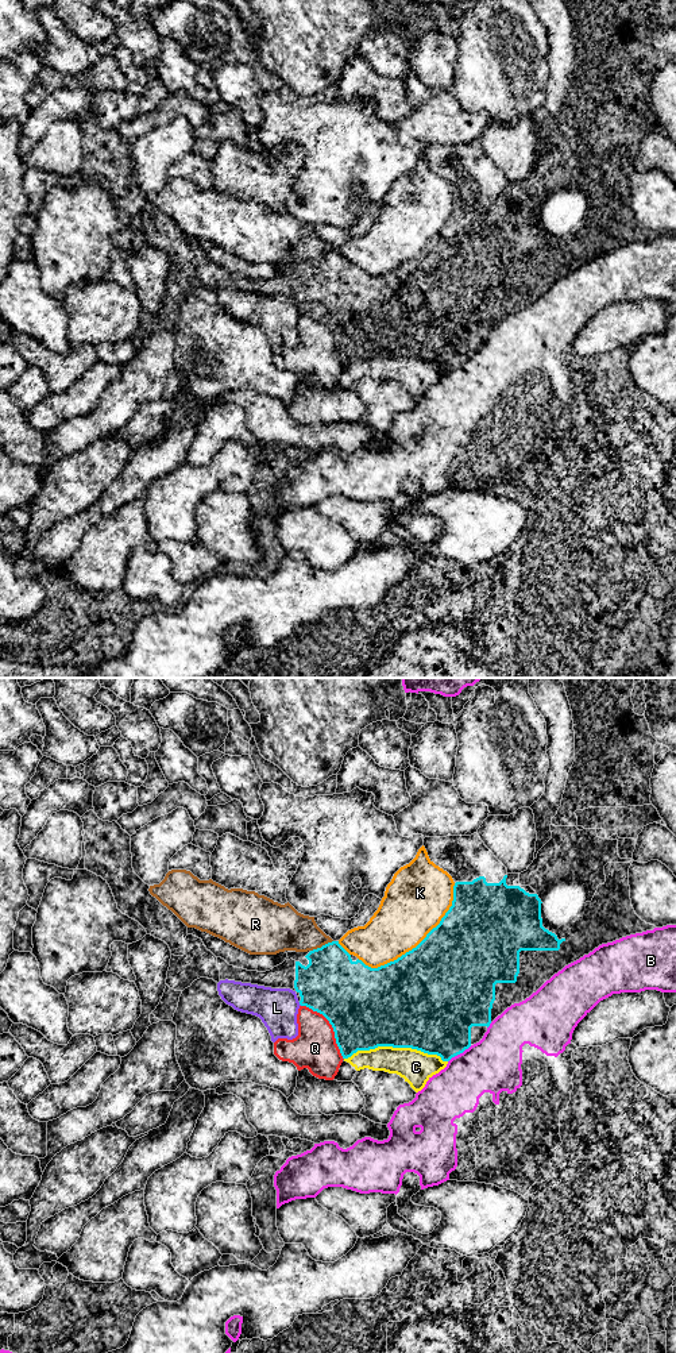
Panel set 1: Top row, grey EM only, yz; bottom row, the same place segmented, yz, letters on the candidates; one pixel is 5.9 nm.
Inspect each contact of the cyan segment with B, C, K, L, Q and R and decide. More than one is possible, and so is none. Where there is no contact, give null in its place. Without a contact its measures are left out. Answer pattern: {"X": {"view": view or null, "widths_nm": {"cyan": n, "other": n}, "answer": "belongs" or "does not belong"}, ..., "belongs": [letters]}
{"B": {"view": "yz", "widths_nm": {"cyan": 420, "other": 320}, "answer": "does not belong"}, "C": {"view": "yz", "widths_nm": {"cyan": 500, "other": 200}, "answer": "does not belong"}, "K": {"view": "yz", "widths_nm": {"cyan": 500, "other": 380}, "answer": "does not belong"}, "L": {"view": "yz", "widths_nm": {"cyan": 380, "other": 240}, "answer": "does not belong"}, "Q": {"view": "yz", "widths_nm": {"cyan": 480, "other": 260}, "answer": "does not belong"}, "R": {"view": "yz", "widths_nm": {"cyan": 380, "other": 260}, "answer": "does not belong"}, "belongs": []}

